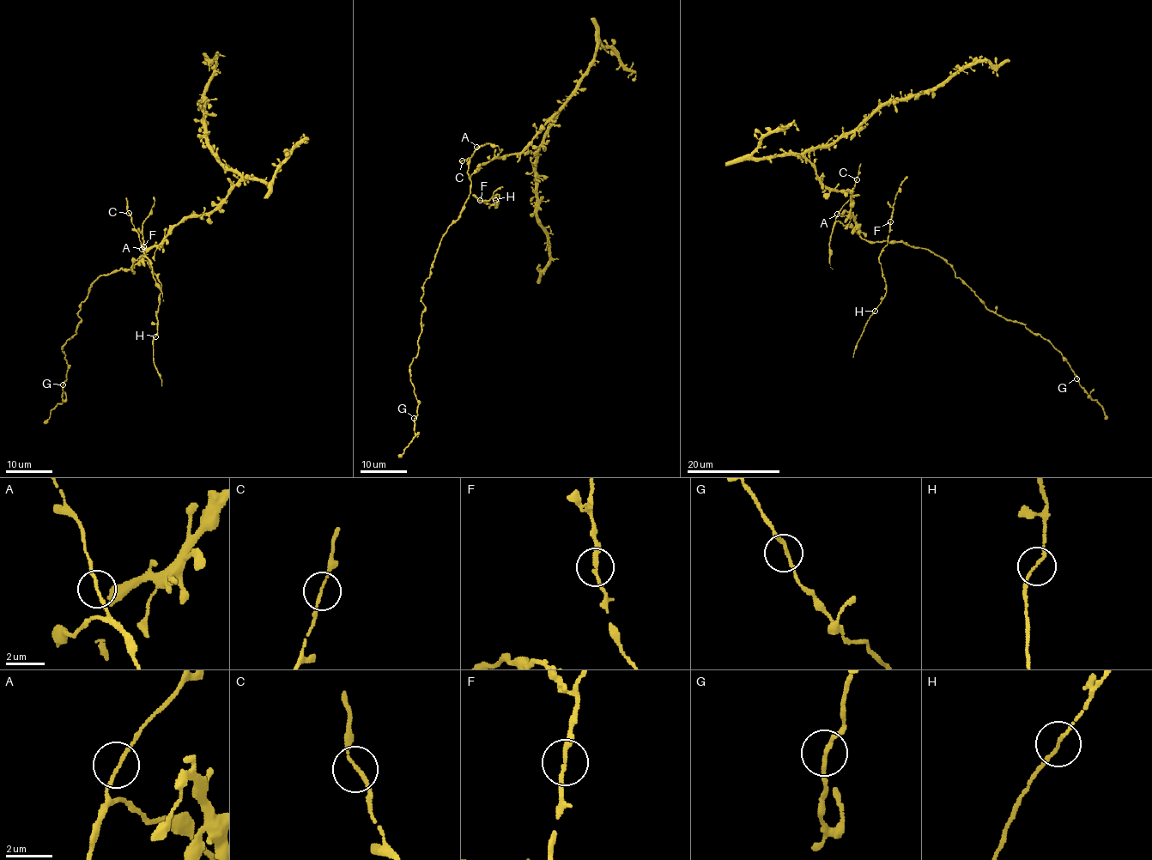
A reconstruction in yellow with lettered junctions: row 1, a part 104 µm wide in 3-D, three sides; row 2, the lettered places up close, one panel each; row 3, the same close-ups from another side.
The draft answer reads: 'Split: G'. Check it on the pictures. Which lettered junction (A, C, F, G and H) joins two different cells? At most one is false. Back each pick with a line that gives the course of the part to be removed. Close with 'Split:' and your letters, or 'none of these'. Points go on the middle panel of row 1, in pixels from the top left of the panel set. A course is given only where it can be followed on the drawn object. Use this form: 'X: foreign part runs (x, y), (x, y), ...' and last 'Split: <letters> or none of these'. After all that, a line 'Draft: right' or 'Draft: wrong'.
Split: none of these
Draft: wrong

